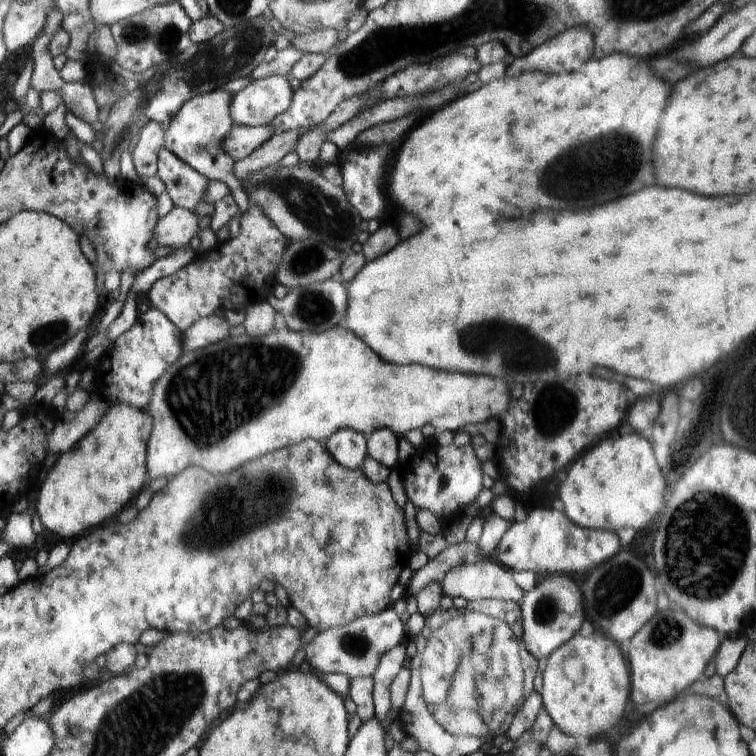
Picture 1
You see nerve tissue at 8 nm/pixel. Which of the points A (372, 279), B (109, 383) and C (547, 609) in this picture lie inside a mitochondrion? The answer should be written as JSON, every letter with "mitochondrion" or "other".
{"A":"other","B":"other","C":"mitochondrion"}

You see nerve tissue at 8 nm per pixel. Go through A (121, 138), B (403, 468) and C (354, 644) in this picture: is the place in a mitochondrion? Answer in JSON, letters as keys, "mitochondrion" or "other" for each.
{"A":"mitochondrion","B":"other","C":"mitochondrion"}

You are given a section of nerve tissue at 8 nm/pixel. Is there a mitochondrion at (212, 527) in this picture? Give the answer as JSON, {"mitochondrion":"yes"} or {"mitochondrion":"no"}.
{"mitochondrion":"yes"}

